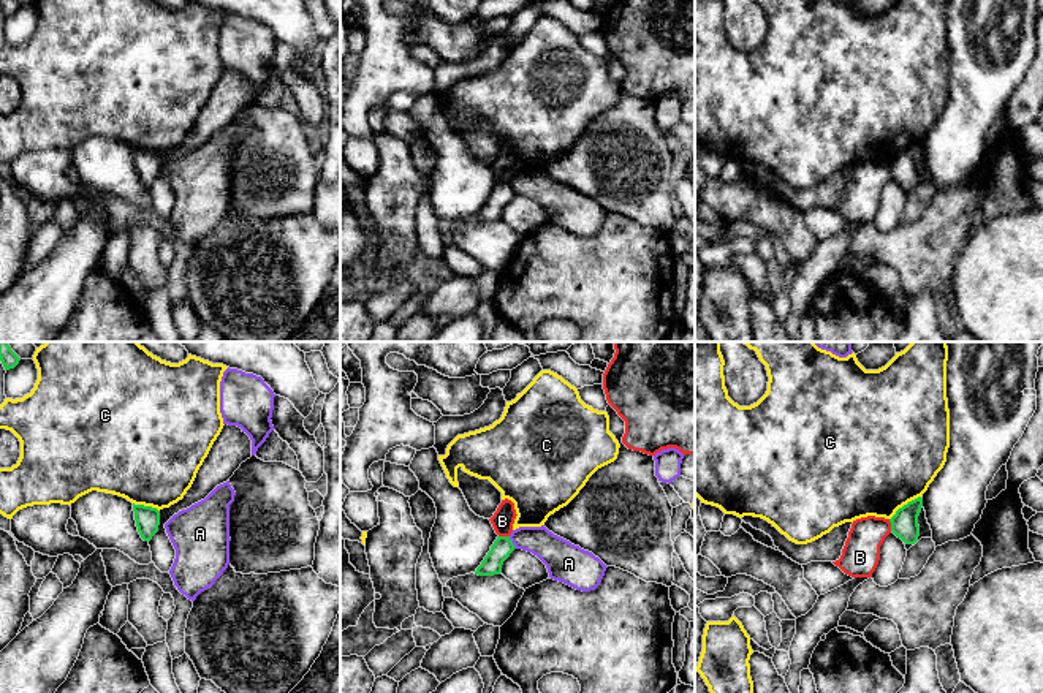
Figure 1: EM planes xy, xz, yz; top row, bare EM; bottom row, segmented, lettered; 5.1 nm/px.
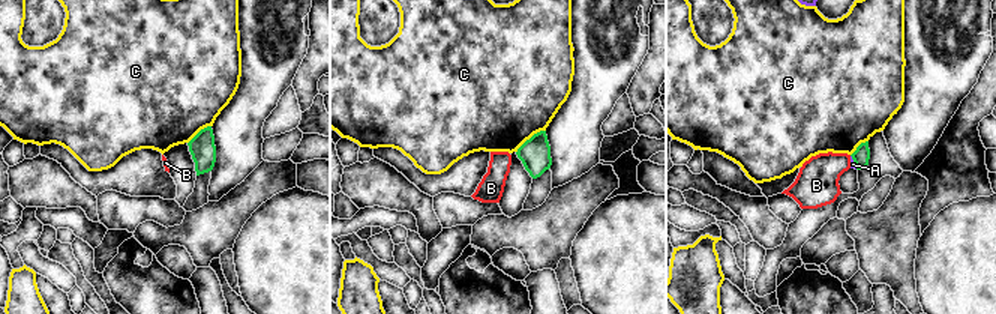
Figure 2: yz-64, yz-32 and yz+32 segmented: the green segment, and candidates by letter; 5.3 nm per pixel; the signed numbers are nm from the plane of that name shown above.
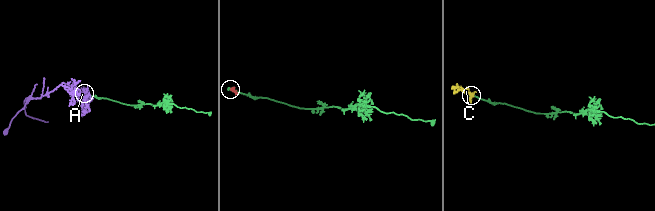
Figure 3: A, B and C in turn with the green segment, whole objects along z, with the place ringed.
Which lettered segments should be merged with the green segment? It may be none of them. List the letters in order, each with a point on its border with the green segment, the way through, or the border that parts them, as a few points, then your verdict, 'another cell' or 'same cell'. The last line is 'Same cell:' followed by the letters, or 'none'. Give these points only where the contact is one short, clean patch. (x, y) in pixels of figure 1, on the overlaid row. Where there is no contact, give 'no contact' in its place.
A: meets green in xz at (512, 543); another cell
B: meets green in yz at (891, 526); border along yz (888, 519), (891, 530); another cell
C: meets green in yz at (904, 505); another cell
Same cell: none

